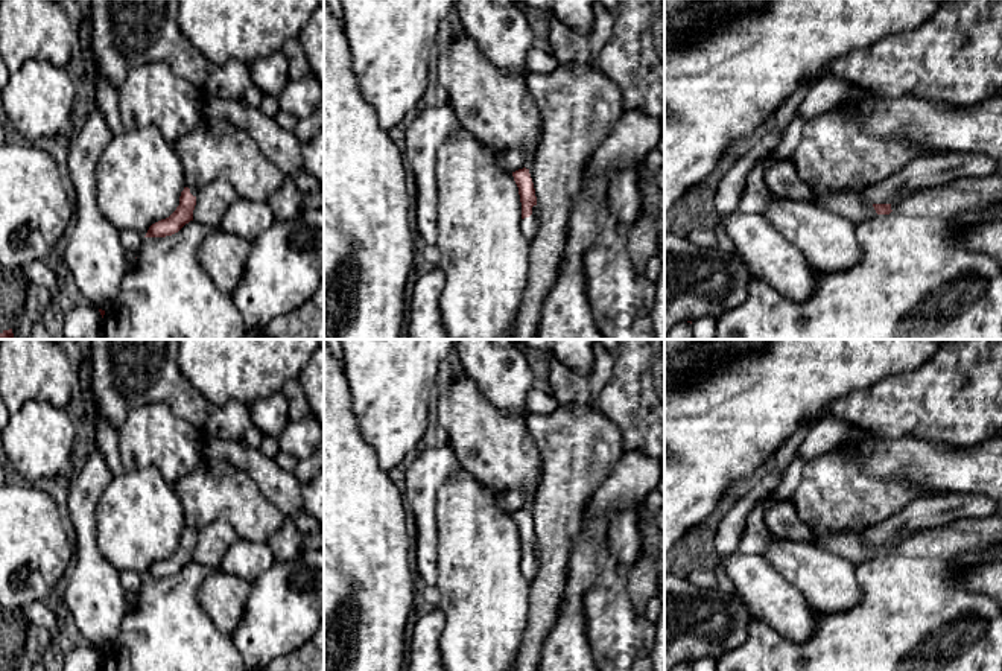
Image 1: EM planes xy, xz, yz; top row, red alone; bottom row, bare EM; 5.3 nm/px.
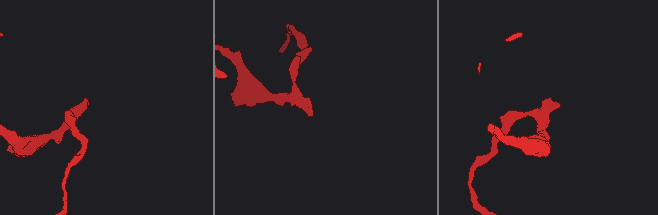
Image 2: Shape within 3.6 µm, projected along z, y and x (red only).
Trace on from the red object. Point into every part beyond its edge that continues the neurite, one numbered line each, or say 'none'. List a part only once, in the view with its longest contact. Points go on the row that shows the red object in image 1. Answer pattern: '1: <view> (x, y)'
1: xz (529, 225)

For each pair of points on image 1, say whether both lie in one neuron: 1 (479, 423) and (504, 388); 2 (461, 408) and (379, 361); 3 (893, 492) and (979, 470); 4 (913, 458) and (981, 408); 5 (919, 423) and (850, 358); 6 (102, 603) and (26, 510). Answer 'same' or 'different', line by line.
1: different
2: different
3: different
4: different
5: different
6: different

